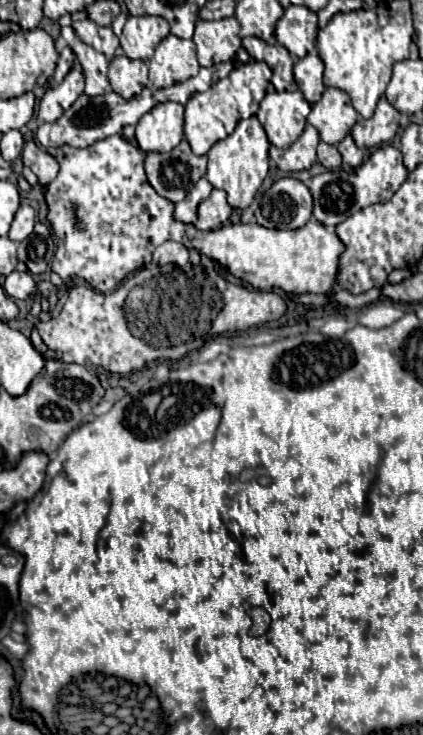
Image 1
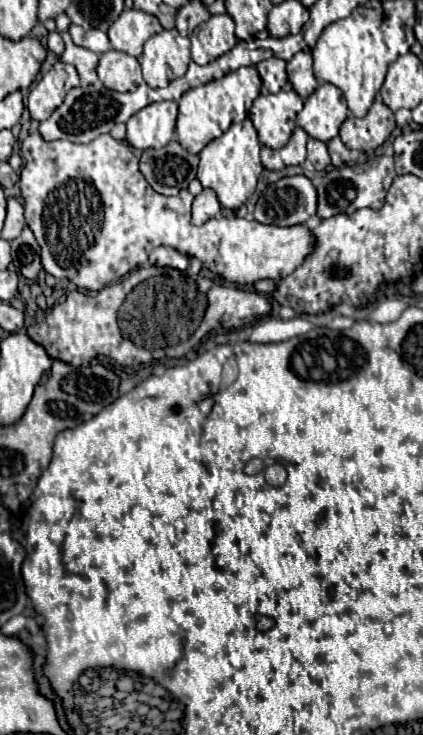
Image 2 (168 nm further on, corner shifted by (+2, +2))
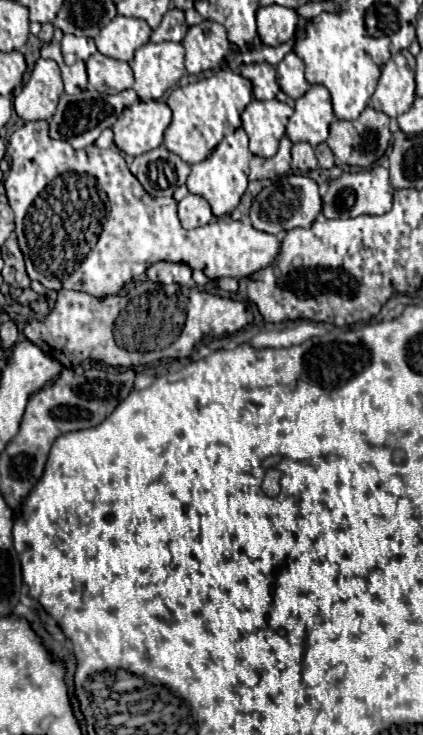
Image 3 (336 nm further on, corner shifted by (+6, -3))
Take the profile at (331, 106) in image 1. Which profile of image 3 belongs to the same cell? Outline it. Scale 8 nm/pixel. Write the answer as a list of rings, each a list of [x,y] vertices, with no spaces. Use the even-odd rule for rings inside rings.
[[[316,84],[296,100],[294,114],[288,120],[286,136],[292,142],[308,142],[318,146],[328,138],[328,126],[334,120],[330,92]]]

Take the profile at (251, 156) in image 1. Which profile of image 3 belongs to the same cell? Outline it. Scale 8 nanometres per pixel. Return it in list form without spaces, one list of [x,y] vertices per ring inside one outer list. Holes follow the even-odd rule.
[[[238,128],[236,132],[228,134],[206,160],[202,160],[202,162],[192,166],[192,172],[188,176],[190,194],[202,196],[210,204],[214,216],[230,214],[238,206],[242,194],[246,192],[250,156],[252,154],[248,150],[248,136],[246,136],[244,128]]]

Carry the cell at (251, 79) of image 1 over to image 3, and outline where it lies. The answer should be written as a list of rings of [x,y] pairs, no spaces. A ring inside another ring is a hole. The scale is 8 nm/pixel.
[[[218,70],[210,76],[198,78],[197,81],[180,84],[166,98],[166,104],[172,110],[172,122],[166,128],[164,146],[180,156],[186,164],[206,160],[214,152],[216,144],[220,144],[220,140],[224,138],[228,120],[235,128],[241,126],[240,114],[251,100],[250,80],[232,70]]]

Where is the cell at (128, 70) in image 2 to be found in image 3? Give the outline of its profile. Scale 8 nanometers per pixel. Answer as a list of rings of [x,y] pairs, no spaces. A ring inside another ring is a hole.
[[[98,52],[86,60],[86,72],[92,88],[102,94],[122,92],[134,84],[132,68],[128,62],[108,58]]]

